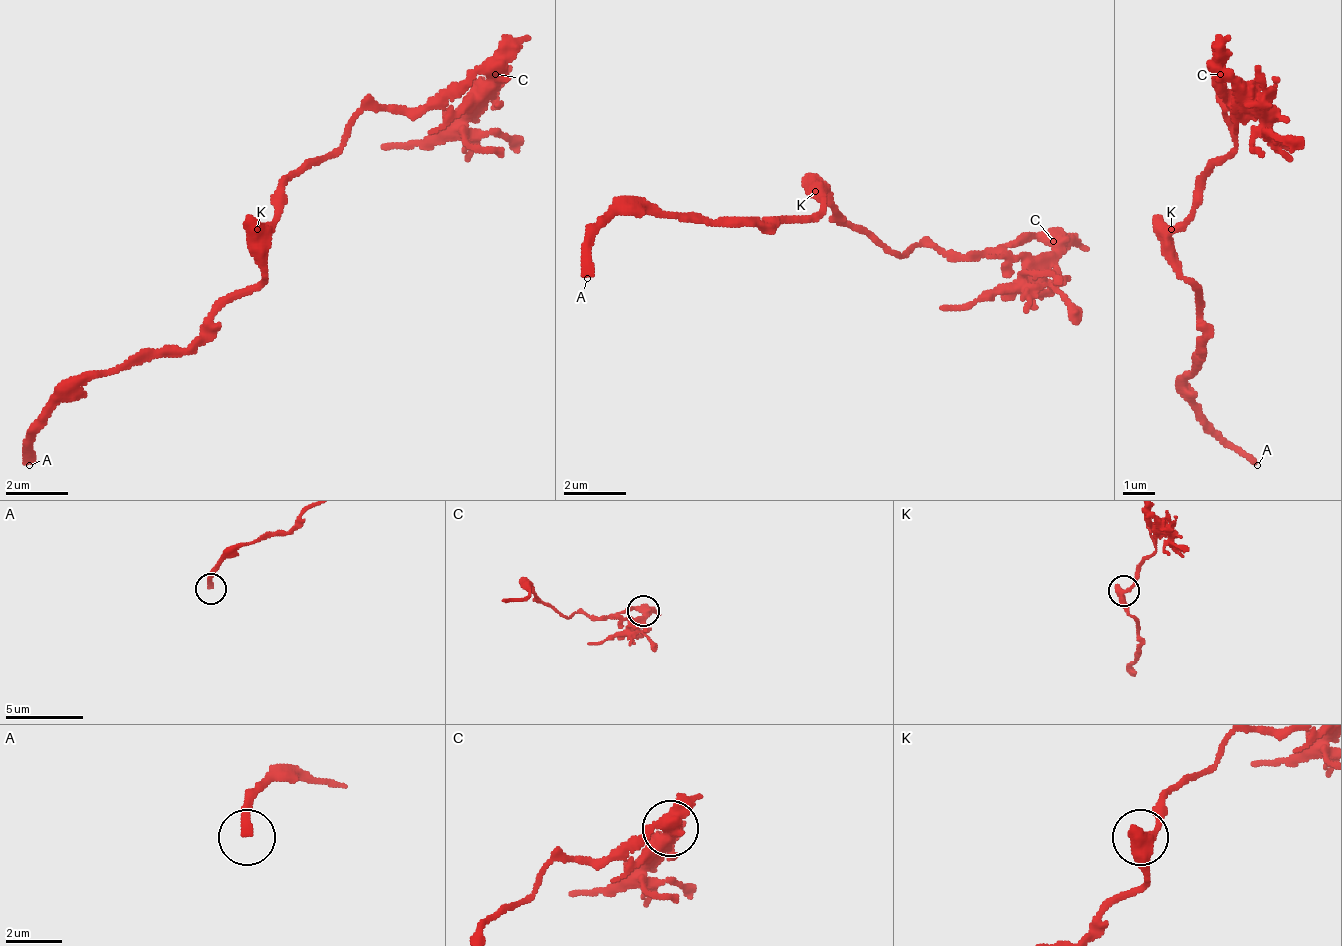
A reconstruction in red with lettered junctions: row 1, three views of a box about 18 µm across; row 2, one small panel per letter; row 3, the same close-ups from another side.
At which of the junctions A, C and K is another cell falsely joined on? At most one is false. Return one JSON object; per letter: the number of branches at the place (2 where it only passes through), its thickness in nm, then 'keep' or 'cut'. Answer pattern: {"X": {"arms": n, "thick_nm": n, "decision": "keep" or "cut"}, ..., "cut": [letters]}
{"A": {"arms": 1, "thick_nm": 220, "decision": "keep"}, "C": {"arms": 3, "thick_nm": 400, "decision": "cut"}, "K": {"arms": 2, "thick_nm": 440, "decision": "keep"}, "cut": ["C"]}

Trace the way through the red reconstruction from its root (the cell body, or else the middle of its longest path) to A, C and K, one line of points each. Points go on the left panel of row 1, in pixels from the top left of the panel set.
A: (265, 245), (265, 276), (186, 347), (147, 347), (107, 370), (92, 370), (37, 425), (29, 465)
C: (265, 245), (265, 221), (280, 205), (280, 190), (296, 174), (320, 166), (367, 111), (446, 111), (493, 72)
K: (265, 245), (265, 237), (257, 229)

